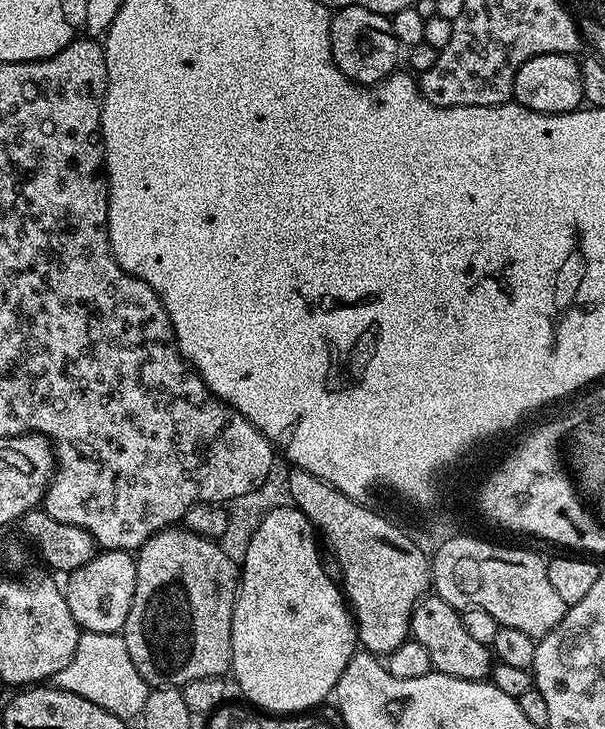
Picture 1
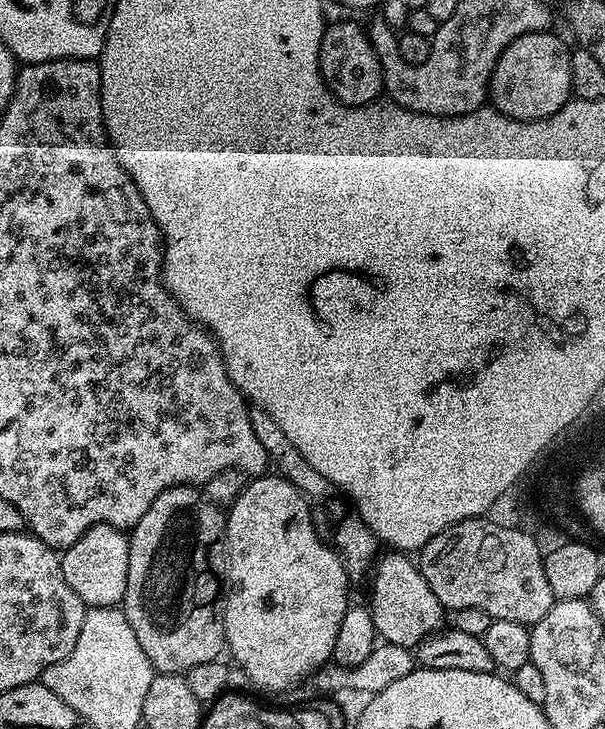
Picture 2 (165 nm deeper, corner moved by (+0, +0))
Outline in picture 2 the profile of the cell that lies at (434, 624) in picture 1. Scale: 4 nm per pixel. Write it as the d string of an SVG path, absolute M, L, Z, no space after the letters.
M399 550L385 553L374 564L372 624L383 643L415 649L416 645L445 627L446 609L442 602L438 602L434 590L430 590L415 559Z

